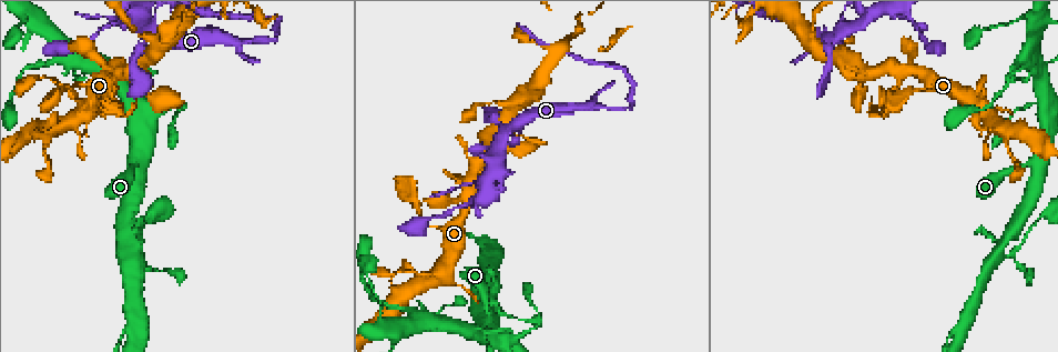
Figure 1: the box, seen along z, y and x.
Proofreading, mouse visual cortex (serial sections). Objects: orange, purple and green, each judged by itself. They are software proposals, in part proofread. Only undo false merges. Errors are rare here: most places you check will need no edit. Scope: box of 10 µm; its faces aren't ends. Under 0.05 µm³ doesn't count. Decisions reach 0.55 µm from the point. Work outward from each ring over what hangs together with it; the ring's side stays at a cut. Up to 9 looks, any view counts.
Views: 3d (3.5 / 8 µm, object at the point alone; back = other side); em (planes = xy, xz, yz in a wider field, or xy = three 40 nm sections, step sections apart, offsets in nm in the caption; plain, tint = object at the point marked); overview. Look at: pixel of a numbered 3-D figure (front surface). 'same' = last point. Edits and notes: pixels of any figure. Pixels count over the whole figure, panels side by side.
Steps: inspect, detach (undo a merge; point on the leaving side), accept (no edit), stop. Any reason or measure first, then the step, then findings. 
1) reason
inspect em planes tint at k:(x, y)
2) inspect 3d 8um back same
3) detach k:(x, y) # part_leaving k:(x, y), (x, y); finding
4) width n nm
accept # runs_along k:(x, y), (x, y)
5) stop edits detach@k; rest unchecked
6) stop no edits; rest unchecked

three-way junction
inspect 3d 3.5um back at 1:(67, 58)

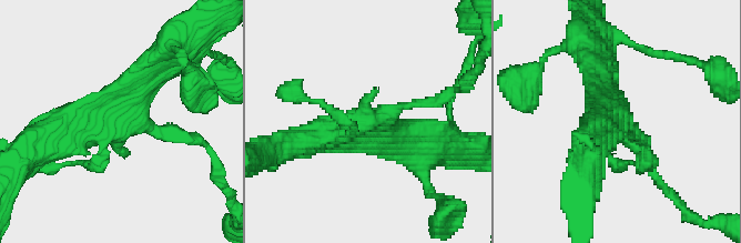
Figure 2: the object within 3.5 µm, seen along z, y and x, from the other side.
inspect em xy step 5 tint at 2:(364, 120)

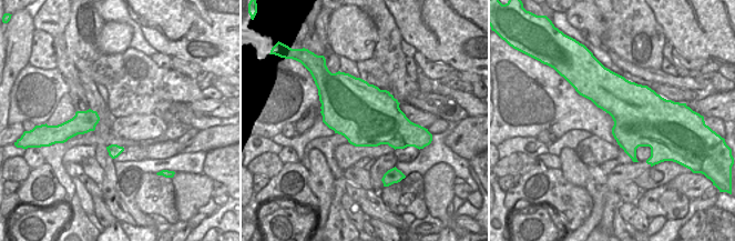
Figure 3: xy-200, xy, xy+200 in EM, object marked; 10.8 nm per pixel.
accept # runs_along 2:(51, 139), (115, 118), (163, 60); continuous, no second cell

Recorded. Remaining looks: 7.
four-way junction
inspect 3d 3.5um at 1:(840, 36)

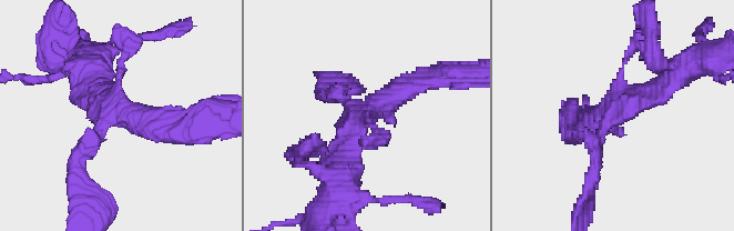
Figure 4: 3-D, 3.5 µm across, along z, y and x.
arms 4; arm_widths 100, 200, 300, 300 nm
inspect em xy step 5 tint at 4:(365, 114)

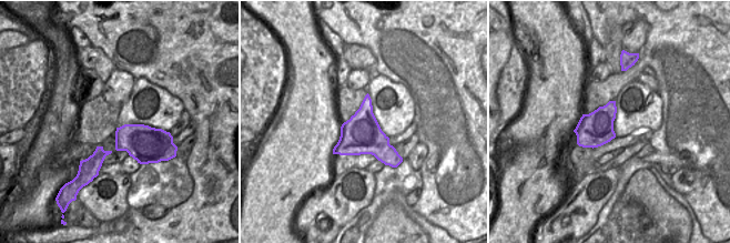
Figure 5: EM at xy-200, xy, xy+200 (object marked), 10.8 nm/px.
accept # runs_along 4:(427, 77), (356, 122), (343, 168); all the same cell

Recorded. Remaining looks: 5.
small branch off a trunk
inspect 3d 8um at 1:(491, 287)

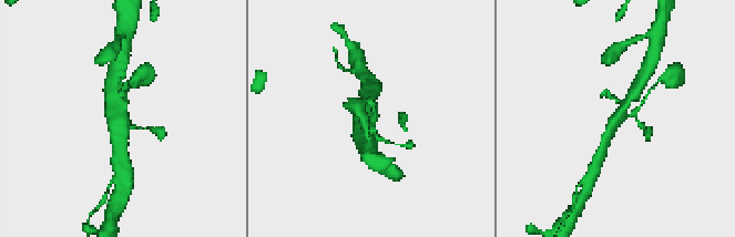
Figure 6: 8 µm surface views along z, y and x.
need the tissue
inspect em planes tint same

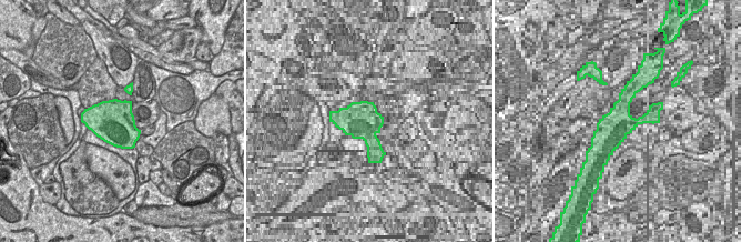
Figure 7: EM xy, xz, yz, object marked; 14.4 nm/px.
accept # runs_along 6:(637, 89), (612, 124), (604, 144); all the same cell

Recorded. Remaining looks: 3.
a narrow waist
inspect 3d 8um at 1:(629, 110)

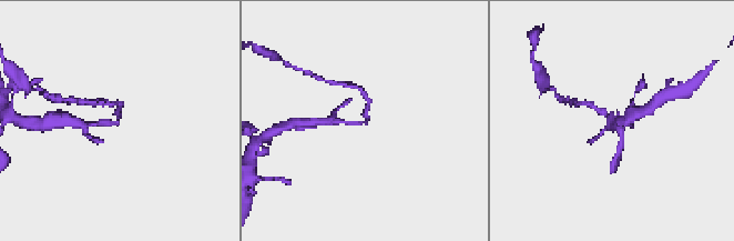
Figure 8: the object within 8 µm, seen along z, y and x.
inspect 3d 3.5um same

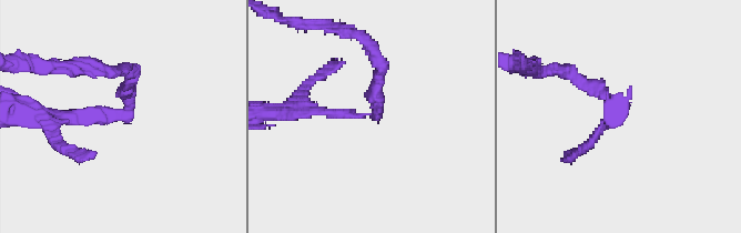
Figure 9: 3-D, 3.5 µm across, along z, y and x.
arm_widths 150, 200 nm
detach 9:(374, 90) # part_leaving 9:(373, 113), (379, 62), (352, 34); a second cell is stuck on

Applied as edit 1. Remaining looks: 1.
stop edits detach@9; rest unchecked

